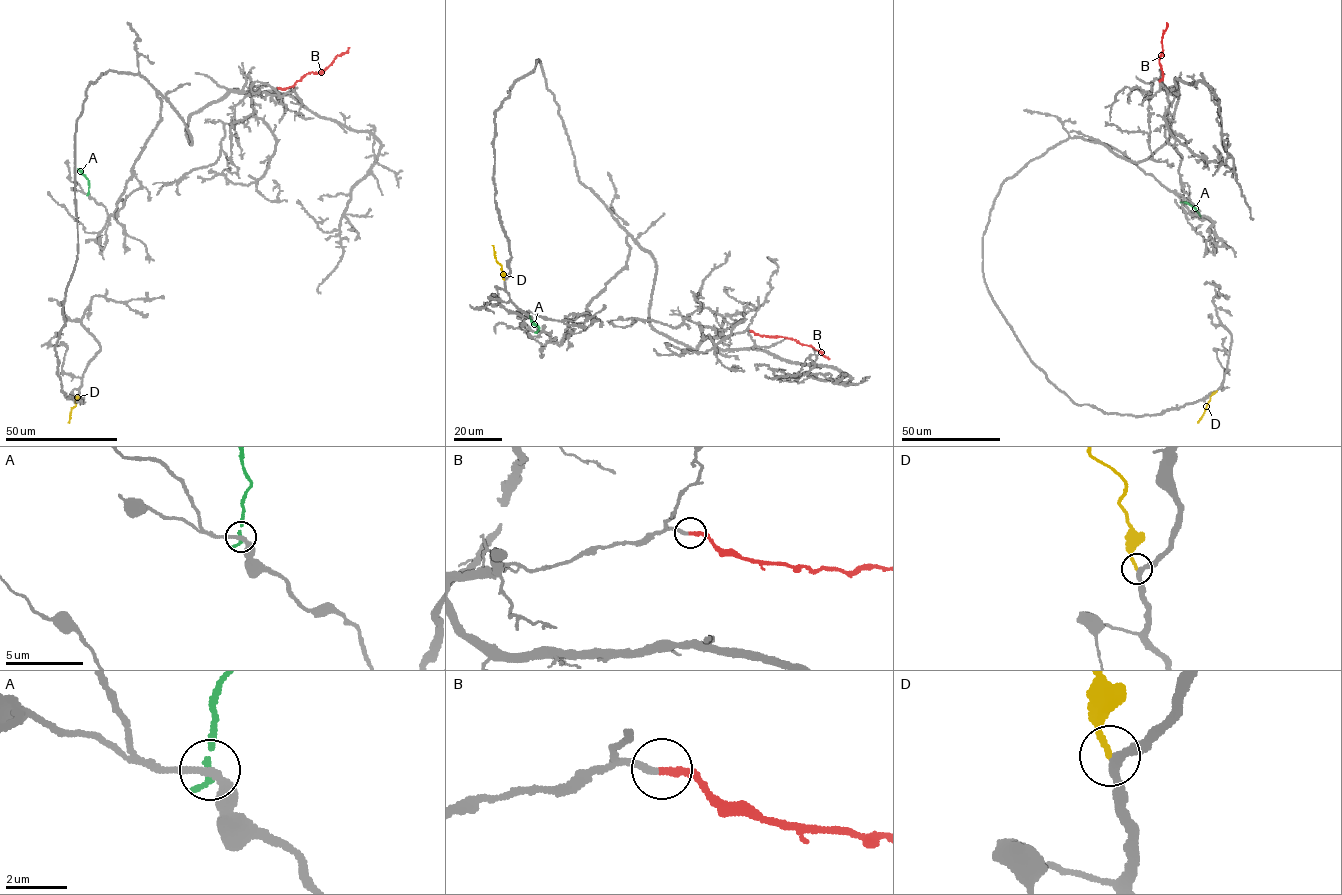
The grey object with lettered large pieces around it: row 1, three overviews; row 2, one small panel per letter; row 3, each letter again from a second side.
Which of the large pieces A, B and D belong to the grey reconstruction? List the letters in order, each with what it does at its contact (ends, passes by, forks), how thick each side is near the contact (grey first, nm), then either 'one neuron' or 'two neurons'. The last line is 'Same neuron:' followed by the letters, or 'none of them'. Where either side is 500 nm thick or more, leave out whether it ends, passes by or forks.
A: it ends there; 240 nm thick on the grey side, 240 nm on the other; two neurons
B: it ends there; 240 nm thick on the grey side, 260 nm on the other; one neuron
D: it ends there; 300 nm thick on the grey side, 180 nm on the other; two neurons
Same neuron: B

